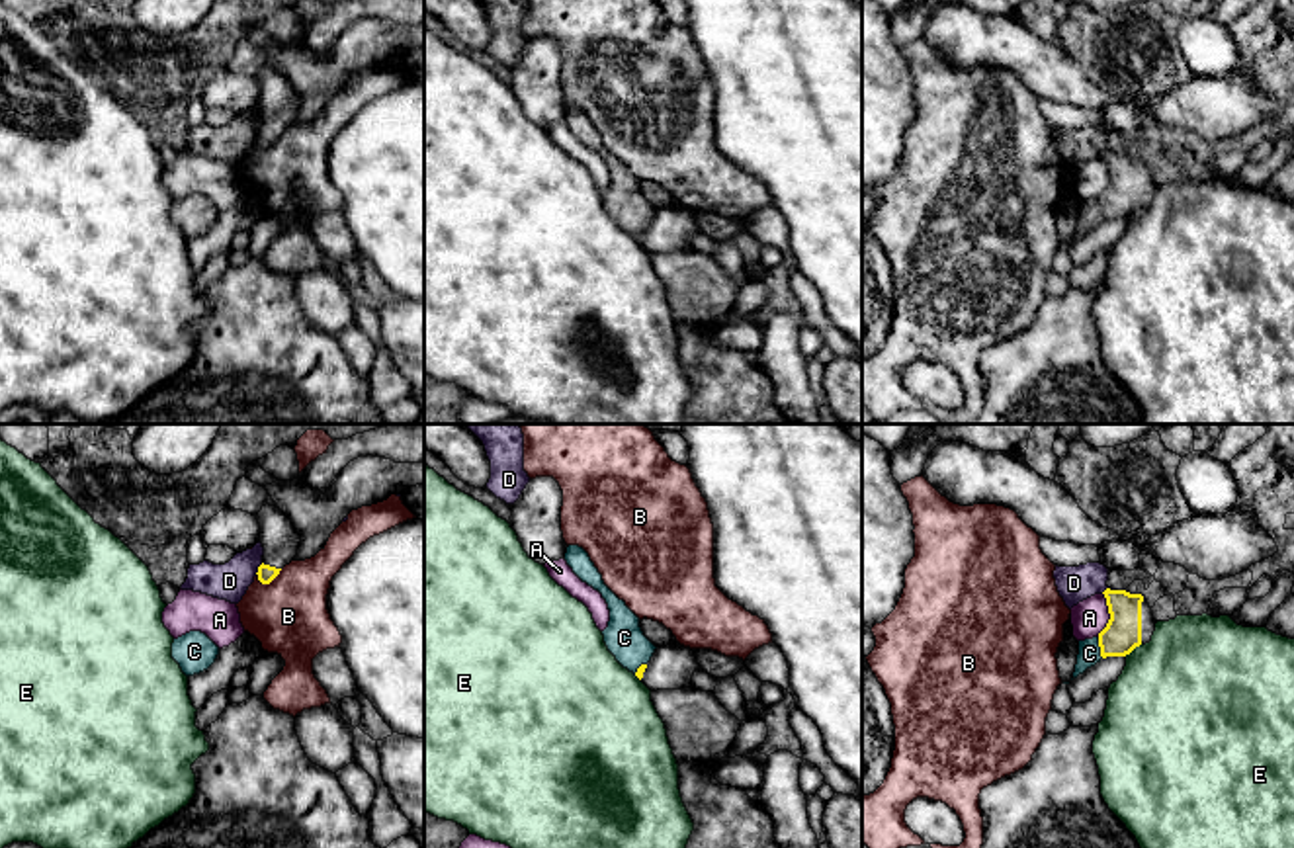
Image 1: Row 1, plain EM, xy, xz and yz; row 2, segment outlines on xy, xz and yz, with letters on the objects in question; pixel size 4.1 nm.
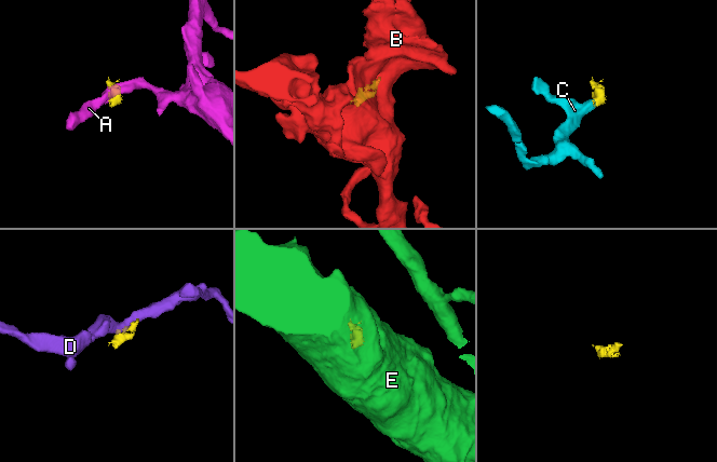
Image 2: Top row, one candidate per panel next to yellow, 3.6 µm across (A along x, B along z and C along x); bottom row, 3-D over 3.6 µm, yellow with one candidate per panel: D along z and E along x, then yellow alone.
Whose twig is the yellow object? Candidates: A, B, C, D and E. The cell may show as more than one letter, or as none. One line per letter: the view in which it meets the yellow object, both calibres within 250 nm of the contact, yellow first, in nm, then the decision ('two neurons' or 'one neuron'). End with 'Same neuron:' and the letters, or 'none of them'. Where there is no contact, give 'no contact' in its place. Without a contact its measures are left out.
A: contact in yz; calibres 160 and 150 nm; two neurons
B: contact in xy; calibres 70 and 320 nm; two neurons
C: contact in yz; calibres 160 and 100 nm; one neuron
D: contact in xy; calibres 70 and 150 nm; two neurons
E: contact in yz; calibres 160 and 480 nm; two neurons
Same neuron: C

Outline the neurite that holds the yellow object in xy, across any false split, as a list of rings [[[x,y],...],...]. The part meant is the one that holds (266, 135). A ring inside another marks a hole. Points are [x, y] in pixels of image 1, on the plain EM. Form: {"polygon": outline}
{"polygon": [[[262,68],[256,82],[260,86],[258,104],[264,109],[262,127],[256,137],[262,147],[270,147],[297,117],[301,98],[278,68]]]}

